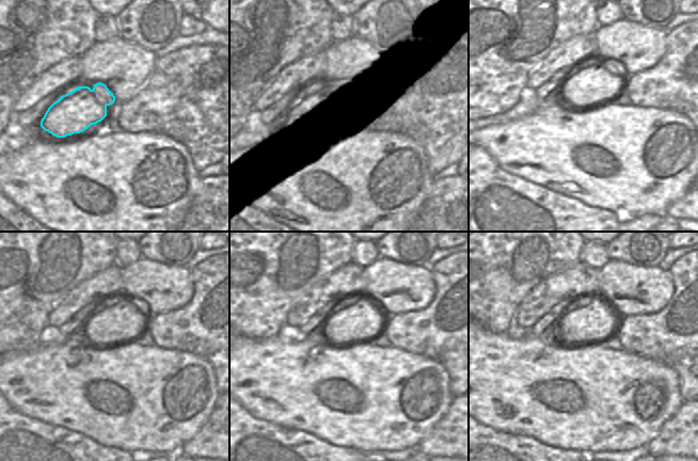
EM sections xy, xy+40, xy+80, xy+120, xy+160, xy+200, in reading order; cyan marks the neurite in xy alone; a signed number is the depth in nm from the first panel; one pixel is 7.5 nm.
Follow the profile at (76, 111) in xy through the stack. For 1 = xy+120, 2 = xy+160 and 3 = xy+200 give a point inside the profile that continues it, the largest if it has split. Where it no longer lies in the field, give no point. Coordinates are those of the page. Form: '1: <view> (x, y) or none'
1: xy+120 (120, 320)
2: xy+160 (358, 320)
3: xy+200 (596, 320)

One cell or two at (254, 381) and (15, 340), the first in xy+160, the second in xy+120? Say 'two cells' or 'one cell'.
two cells

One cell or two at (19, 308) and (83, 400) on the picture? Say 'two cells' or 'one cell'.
two cells

